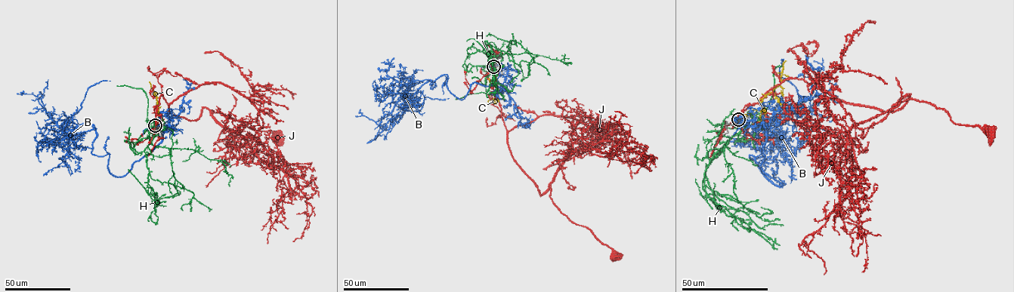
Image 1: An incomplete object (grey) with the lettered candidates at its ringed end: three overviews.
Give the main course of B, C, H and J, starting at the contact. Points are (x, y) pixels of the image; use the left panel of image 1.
B: (156, 126), (168, 127), (124, 176), (109, 172), (109, 153), (66, 136), (87, 90), (110, 81)
C: (156, 126), (159, 116), (156, 97), (149, 81)
H: (156, 126), (144, 130), (149, 132), (149, 143), (144, 150), (147, 192), (156, 192), (157, 200), (177, 192)
J: (156, 126), (162, 95), (172, 114), (196, 120), (204, 107), (276, 135)

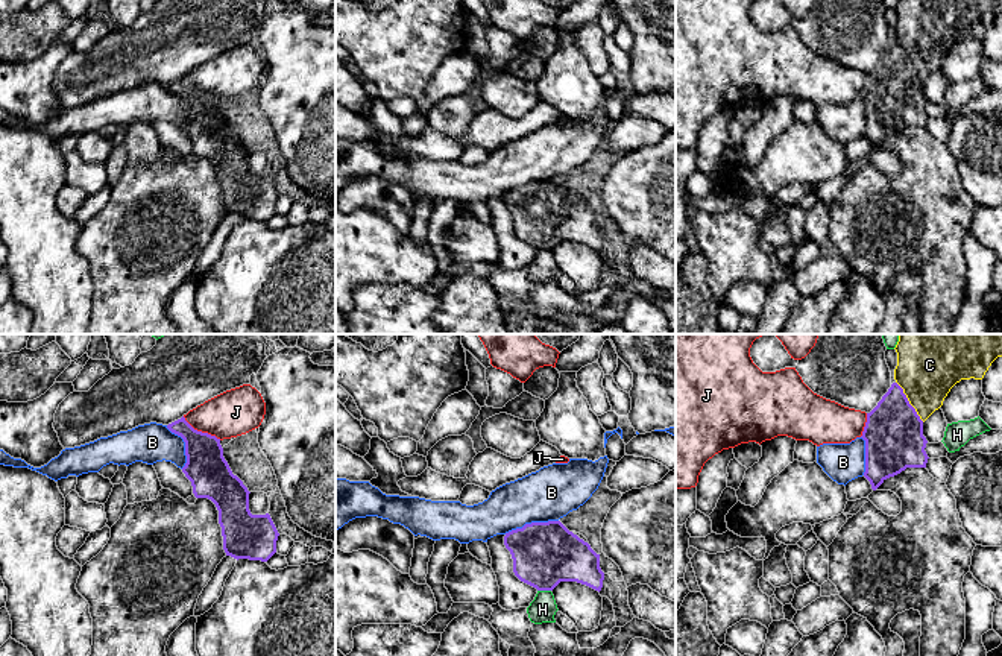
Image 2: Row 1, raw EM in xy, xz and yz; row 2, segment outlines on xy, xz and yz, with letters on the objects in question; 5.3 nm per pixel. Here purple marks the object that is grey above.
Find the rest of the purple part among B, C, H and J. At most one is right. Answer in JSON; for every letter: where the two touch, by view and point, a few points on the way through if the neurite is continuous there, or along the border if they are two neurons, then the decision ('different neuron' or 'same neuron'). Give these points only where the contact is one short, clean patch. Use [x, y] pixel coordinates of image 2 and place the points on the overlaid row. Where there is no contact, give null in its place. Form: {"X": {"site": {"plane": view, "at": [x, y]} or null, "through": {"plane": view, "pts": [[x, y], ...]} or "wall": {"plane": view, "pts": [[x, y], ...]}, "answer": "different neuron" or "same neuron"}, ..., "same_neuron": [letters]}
{"B": {"site": {"plane": "xz", "at": [532, 523]}, "answer": "different neuron"}, "C": {"site": {"plane": "yz", "at": [908, 401]}, "through": {"plane": "yz", "pts": [[893, 433], [896, 421], [908, 401], [920, 389], [931, 360]]}, "answer": "same neuron"}, "H": {"site": {"plane": "xz", "at": [544, 589]}, "wall": {"plane": "xz", "pts": [[538, 589], [550, 591]]}, "answer": "different neuron"}, "J": {"site": {"plane": "xy", "at": [201, 432]}, "wall": {"plane": "xy", "pts": [[182, 416], [195, 428], [220, 439]]}, "answer": "different neuron"}, "same_neuron": ["C"]}

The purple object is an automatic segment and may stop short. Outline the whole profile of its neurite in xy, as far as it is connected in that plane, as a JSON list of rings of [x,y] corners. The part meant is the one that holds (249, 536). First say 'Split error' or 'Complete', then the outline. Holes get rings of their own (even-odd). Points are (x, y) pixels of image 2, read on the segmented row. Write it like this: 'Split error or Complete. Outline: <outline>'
Complete. Outline: [[[184,416],[167,428],[185,442],[182,472],[191,481],[194,497],[211,500],[219,510],[226,556],[267,562],[276,553],[279,533],[269,513],[250,513],[250,492],[232,474],[220,439],[194,430]]]

